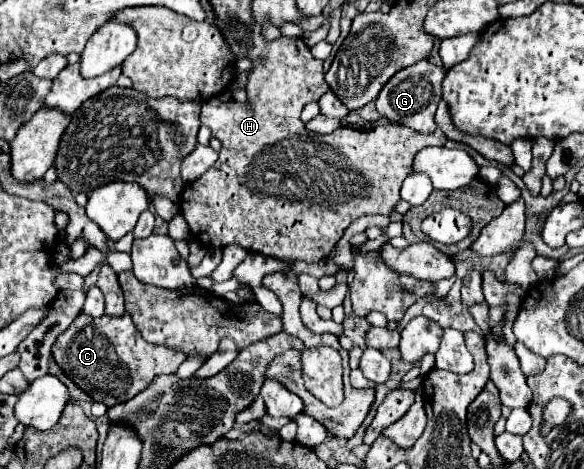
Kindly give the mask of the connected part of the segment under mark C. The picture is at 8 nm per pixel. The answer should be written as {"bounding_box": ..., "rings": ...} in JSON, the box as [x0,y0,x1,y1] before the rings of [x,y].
{"bounding_box":[53,314,187,408],"rings":[[[79,314],[71,326],[57,336],[53,348],[53,360],[57,366],[95,402],[103,402],[107,408],[127,402],[143,392],[151,380],[159,374],[175,374],[179,364],[187,358],[185,352],[171,346],[149,344],[141,338],[131,316],[99,316],[91,318]]]}

